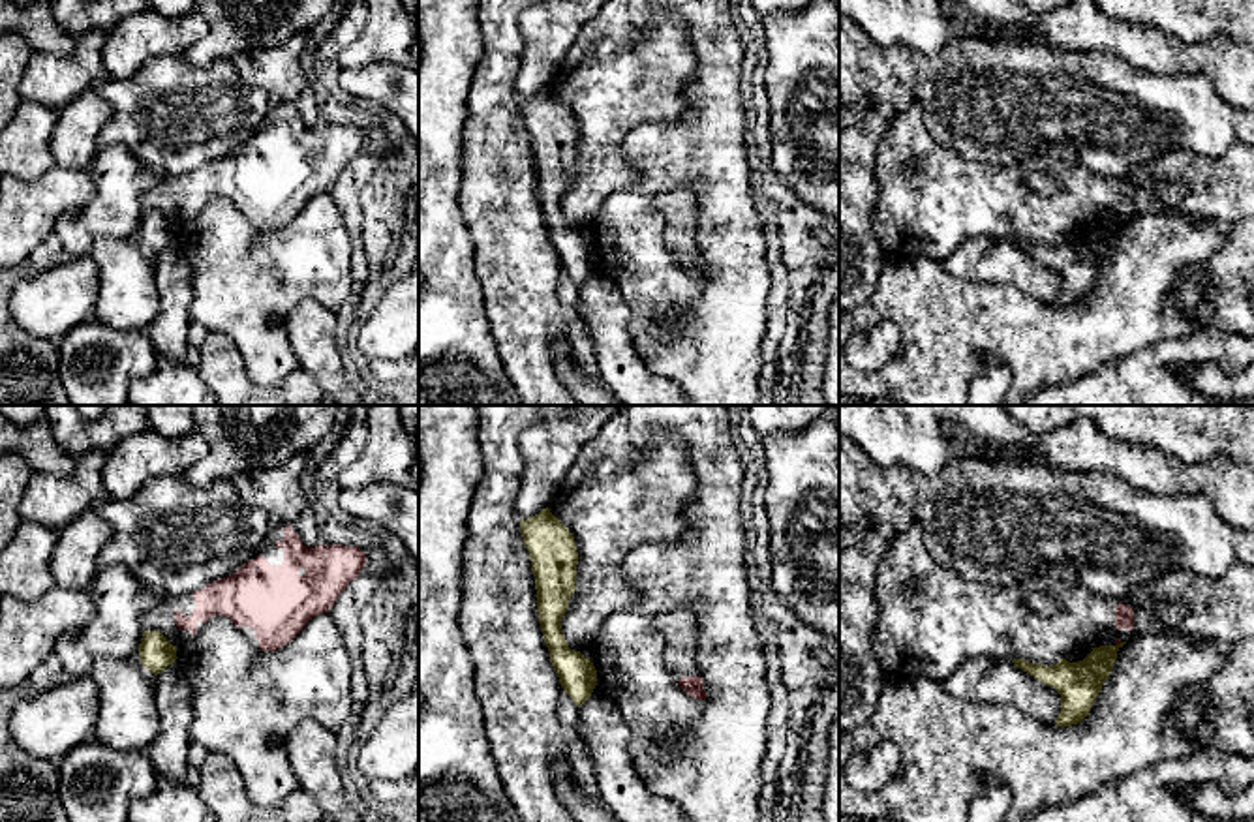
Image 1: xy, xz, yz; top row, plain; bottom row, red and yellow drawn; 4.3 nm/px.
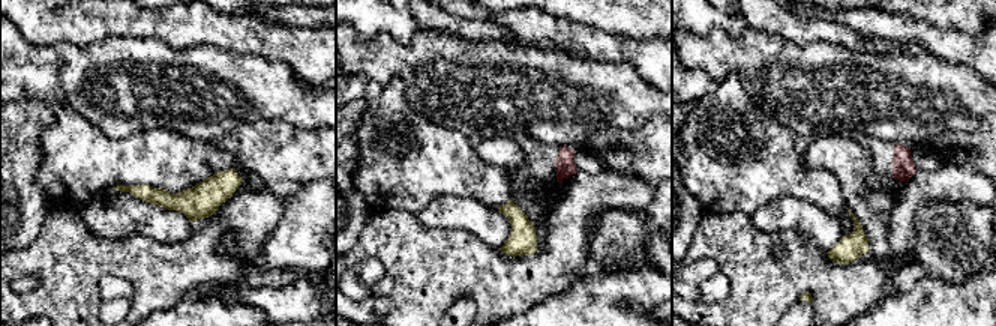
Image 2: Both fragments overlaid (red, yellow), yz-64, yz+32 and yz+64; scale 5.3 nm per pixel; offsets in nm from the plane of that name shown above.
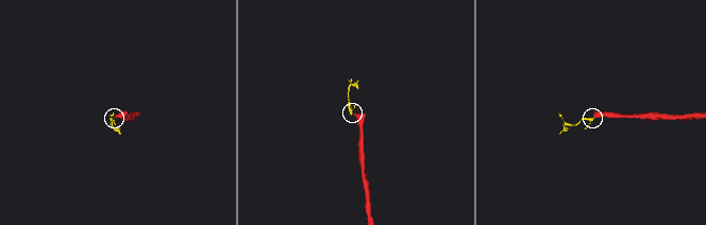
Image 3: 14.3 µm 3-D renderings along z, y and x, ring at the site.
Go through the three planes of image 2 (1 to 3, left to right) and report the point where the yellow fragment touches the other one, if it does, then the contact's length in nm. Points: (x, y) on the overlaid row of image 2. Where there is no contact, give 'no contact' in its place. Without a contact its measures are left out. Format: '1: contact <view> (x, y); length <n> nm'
1: no contact
2: no contact
3: no contact

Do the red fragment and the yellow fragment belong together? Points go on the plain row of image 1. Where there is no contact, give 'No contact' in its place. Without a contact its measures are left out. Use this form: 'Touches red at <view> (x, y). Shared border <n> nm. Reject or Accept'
Touches red at yz (1117, 222). Shared border 40 nm. Reject

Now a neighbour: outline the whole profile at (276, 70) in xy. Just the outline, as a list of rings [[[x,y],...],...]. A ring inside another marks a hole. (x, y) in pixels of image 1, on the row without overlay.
[[[291,38],[274,47],[242,51],[231,60],[244,83],[261,88],[272,101],[295,107],[302,124],[315,128],[321,124],[321,113],[300,66],[302,47],[300,39]]]

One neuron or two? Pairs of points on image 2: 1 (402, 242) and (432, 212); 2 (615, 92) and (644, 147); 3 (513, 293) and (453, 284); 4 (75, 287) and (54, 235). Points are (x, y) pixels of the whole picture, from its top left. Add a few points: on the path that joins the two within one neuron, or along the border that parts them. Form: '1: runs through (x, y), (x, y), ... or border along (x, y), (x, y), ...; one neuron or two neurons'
1: border along (416, 214), (426, 227), (455, 230); two neurons
2: border along (656, 114), (638, 129), (611, 125), (600, 128); two neurons
3: runs through (498, 284), (468, 284); one neuron
4: runs through (69, 274), (69, 259), (65, 254), (65, 248); one neuron

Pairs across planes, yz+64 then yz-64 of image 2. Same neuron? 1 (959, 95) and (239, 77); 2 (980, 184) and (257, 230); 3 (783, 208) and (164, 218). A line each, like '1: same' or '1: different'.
1: same
2: same
3: same

